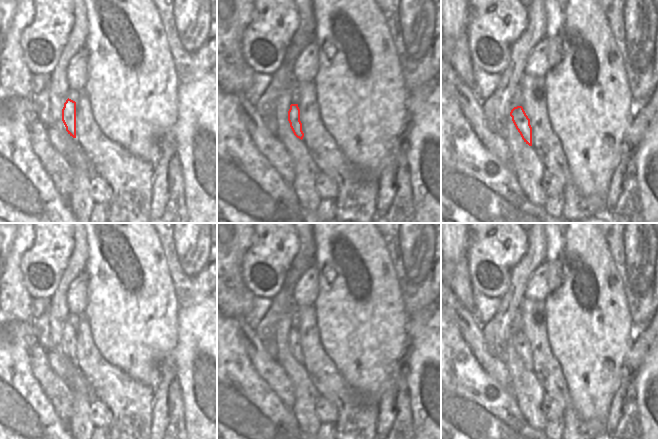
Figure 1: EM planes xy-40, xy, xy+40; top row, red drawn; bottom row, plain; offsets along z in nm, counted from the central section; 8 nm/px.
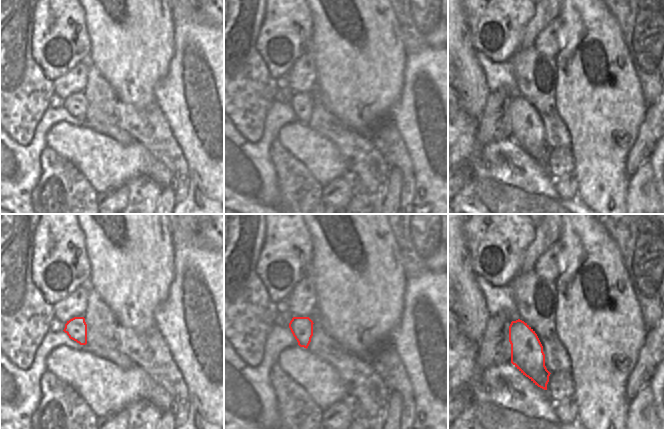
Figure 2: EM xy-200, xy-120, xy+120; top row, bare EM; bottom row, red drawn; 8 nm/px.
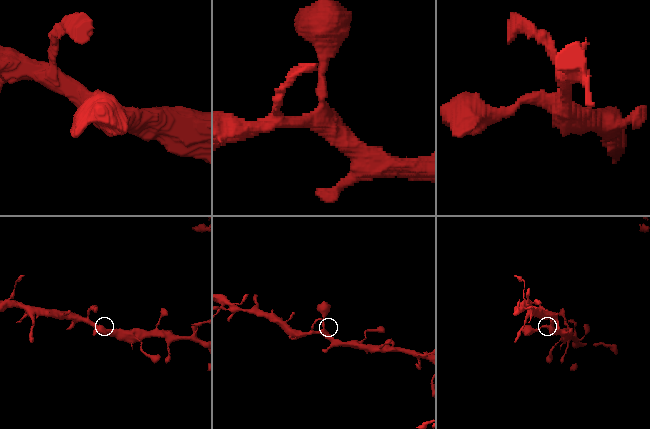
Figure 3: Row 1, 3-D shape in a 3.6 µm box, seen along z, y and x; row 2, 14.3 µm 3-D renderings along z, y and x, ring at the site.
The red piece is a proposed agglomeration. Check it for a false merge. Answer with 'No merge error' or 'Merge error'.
No merge error

